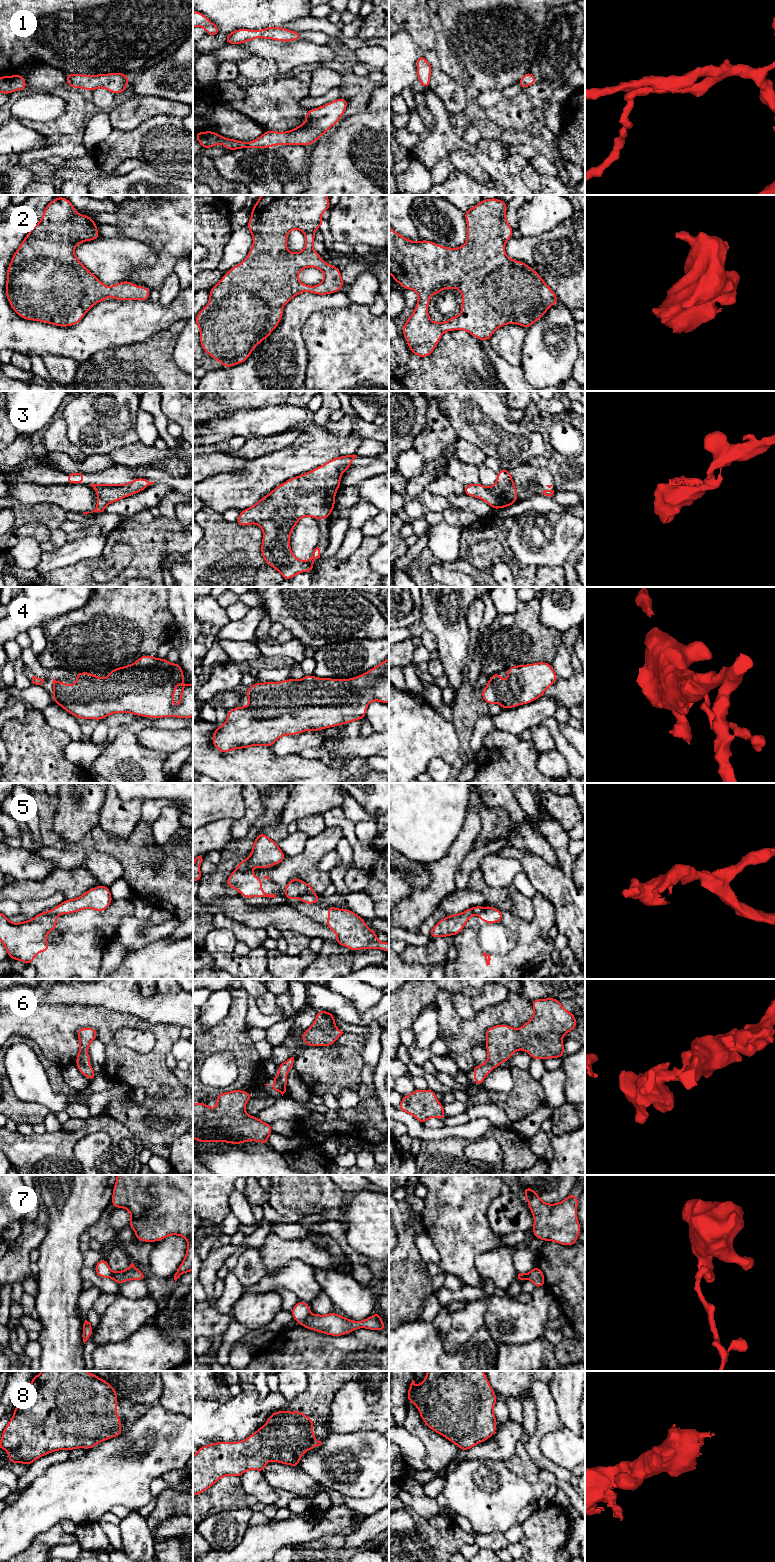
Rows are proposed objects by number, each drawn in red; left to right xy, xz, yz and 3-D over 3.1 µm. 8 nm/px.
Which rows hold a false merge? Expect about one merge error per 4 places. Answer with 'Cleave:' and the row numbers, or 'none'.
Cleave: 5, 7

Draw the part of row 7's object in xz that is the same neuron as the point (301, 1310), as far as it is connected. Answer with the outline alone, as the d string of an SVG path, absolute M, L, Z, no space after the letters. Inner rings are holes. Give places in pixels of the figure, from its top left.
M299 1300L290 1311L292 1316L294 1317L294 1320L299 1325L302 1325L304 1320L309 1316L310 1314L309 1306L310 1306L309 1303Z

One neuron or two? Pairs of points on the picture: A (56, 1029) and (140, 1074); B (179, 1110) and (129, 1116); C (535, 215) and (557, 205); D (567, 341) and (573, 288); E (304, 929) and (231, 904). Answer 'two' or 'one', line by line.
A: one
B: one
C: one
D: two
E: one

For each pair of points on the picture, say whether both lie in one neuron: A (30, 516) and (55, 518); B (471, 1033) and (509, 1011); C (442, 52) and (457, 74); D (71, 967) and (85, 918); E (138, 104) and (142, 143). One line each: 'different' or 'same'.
A: same
B: same
C: same
D: same
E: different

